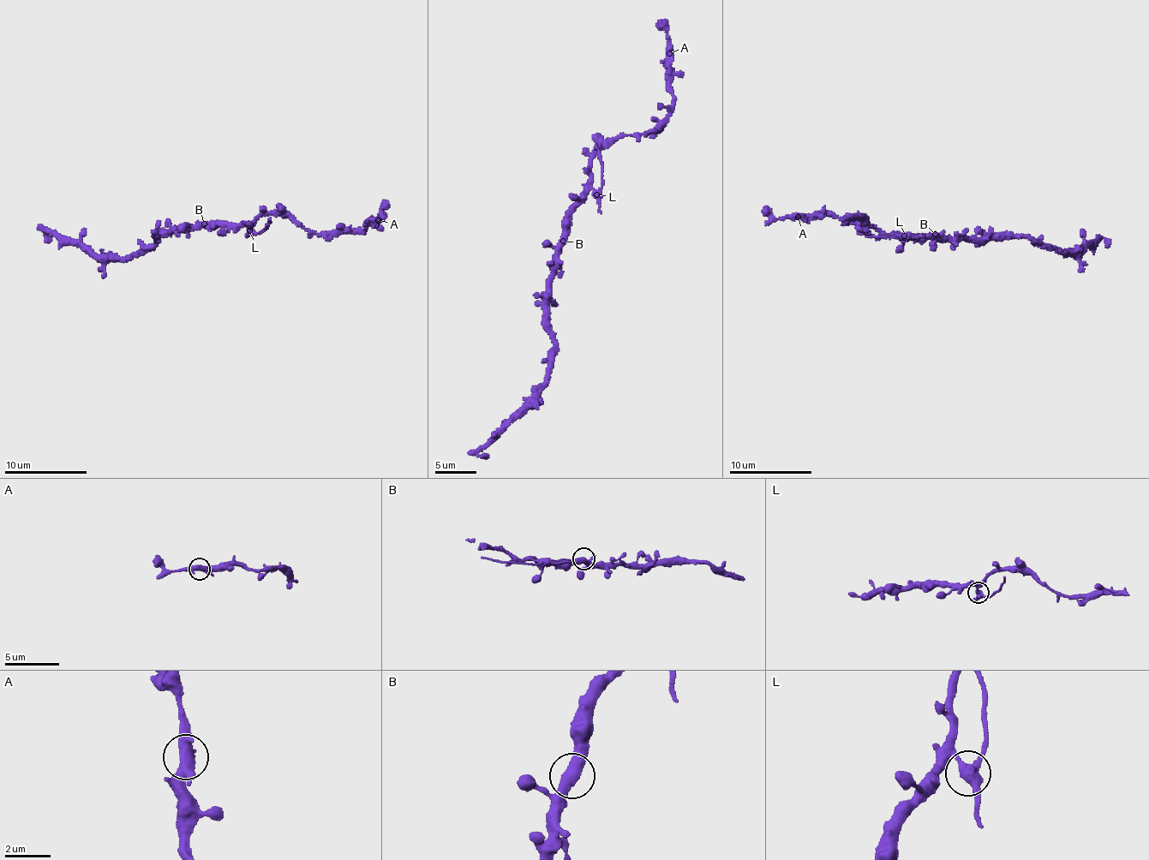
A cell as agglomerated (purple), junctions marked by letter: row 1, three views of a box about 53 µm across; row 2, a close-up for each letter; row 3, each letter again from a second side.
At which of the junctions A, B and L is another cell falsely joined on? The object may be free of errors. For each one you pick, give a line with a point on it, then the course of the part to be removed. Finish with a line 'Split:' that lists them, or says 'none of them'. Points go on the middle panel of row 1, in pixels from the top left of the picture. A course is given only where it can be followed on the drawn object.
L: (596, 194) | (595, 194), (601, 186), (601, 156), (595, 145)
Split: L

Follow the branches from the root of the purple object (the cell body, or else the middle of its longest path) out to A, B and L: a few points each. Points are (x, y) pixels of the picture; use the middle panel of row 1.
A: (565, 224), (571, 206), (589, 180), (592, 157), (622, 135), (648, 134), (669, 113), (673, 91), (669, 53)
B: (565, 224), (563, 241)
L: (565, 224), (571, 206), (590, 189), (595, 194)

